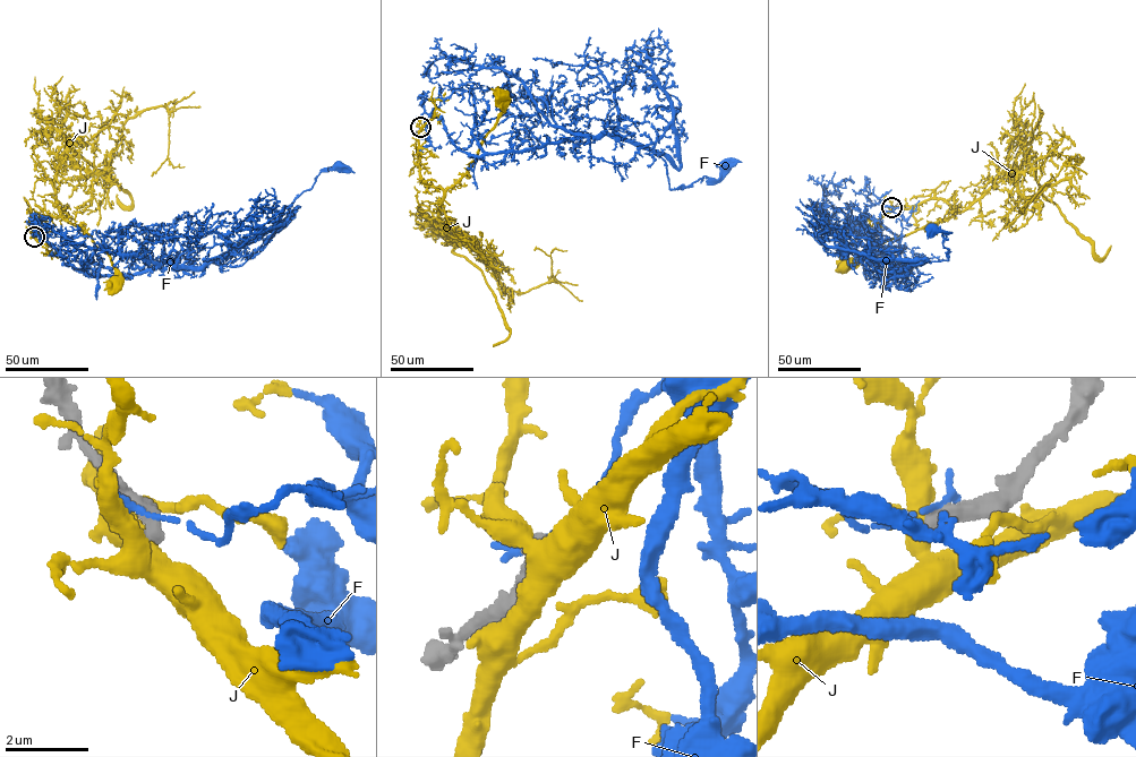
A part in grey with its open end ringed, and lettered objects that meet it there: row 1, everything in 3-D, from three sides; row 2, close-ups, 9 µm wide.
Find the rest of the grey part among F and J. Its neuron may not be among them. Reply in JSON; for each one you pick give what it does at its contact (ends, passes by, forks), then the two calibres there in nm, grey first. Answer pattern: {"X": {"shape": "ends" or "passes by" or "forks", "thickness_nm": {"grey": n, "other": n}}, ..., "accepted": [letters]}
{"accepted": []}

